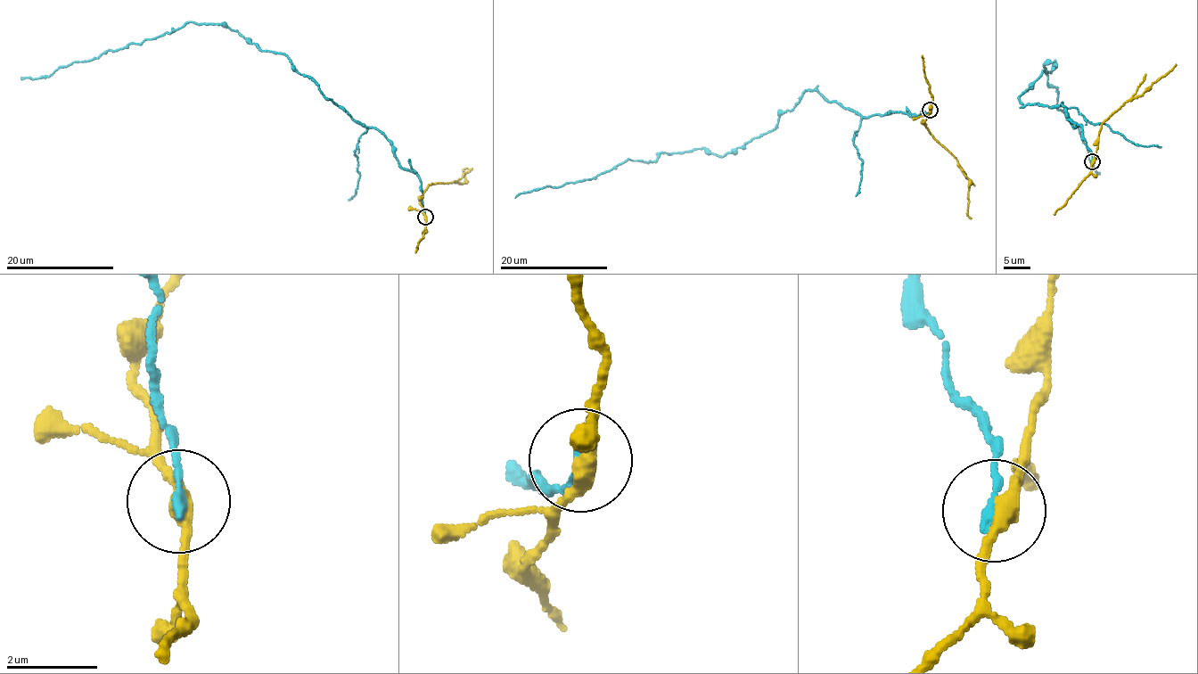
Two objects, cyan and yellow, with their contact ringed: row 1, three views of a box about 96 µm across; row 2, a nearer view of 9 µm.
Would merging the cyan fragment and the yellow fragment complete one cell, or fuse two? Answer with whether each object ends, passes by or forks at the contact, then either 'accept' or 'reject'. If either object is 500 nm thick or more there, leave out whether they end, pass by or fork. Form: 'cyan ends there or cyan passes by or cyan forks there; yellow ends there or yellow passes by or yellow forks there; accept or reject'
cyan ends there; yellow passes by; reject

